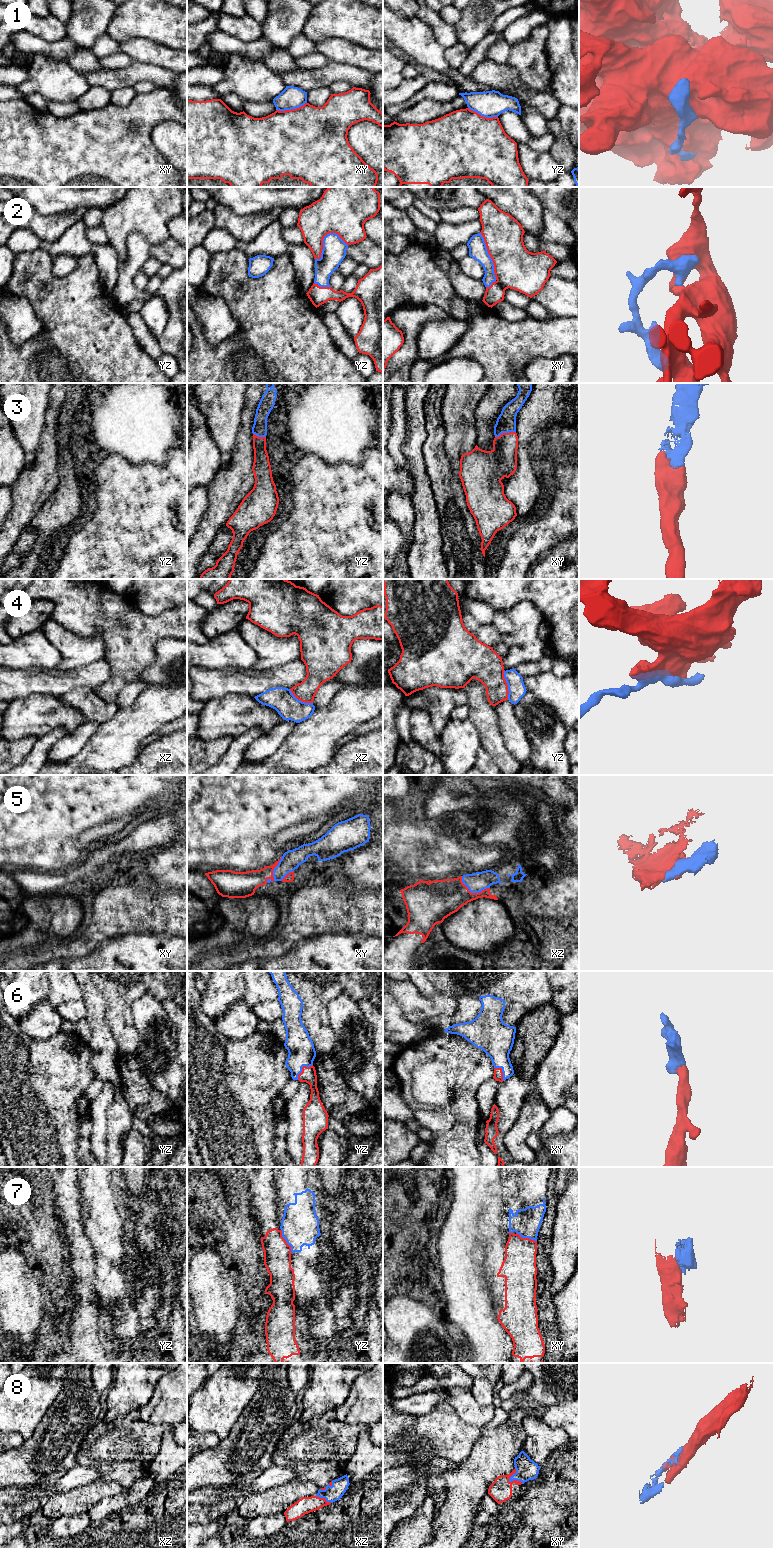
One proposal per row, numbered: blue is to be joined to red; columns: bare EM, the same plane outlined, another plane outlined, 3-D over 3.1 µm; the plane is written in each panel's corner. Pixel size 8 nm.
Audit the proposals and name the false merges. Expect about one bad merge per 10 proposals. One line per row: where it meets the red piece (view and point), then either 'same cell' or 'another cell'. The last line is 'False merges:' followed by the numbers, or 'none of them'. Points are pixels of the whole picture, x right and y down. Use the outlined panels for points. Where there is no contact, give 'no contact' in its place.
1: contact xy (291, 109); same cell
2: contact xy (492, 260); same cell
3: contact xy (505, 433); same cell
4: contact yz (507, 685); same cell
5: contact xz (472, 893); same cell
6: contact yz (302, 1068); same cell
7: contact yz (286, 1242); another cell
8: contact xy (510, 1482); same cell
False merges: 7

